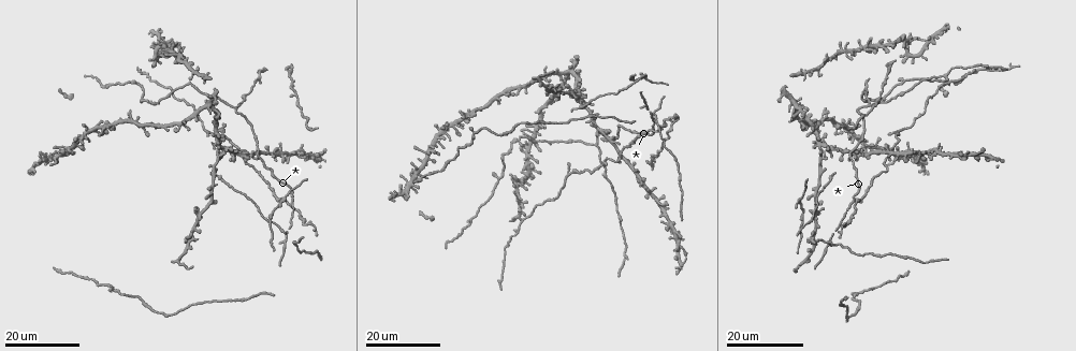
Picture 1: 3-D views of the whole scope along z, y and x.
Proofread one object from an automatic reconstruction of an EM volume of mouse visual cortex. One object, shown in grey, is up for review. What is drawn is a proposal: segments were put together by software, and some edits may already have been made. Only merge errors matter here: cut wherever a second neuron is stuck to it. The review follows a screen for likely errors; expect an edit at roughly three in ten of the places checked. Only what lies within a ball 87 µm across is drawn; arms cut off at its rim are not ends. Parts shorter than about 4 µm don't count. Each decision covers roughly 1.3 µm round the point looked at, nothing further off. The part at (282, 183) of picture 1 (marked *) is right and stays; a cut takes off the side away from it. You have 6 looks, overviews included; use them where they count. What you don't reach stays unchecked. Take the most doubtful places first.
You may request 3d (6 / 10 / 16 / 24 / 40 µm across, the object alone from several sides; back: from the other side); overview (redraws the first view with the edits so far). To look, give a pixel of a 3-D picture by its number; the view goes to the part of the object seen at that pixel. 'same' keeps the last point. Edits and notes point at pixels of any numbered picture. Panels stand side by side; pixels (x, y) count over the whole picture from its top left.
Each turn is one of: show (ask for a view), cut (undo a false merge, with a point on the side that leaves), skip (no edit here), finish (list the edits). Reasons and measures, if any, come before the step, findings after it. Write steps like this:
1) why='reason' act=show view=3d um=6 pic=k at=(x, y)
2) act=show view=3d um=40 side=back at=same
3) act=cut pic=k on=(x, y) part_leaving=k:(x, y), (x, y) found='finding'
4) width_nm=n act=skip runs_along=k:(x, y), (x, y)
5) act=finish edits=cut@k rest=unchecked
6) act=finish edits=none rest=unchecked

why='a fork' act=show view=3d um=24 pic=1 at=(854, 204)

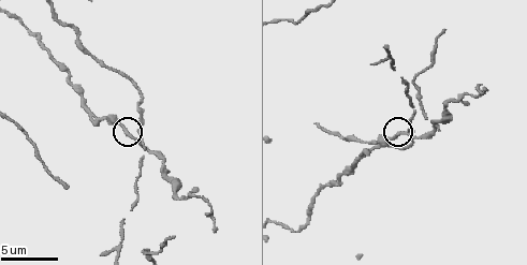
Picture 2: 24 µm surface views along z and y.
why='zoom in' act=show view=3d um=6 pic=2 at=(397, 133)

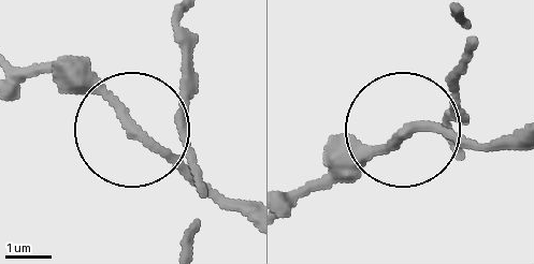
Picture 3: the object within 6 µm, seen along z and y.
side_arm_um=14 act=skip found='one neuron here'

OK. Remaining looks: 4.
why='calibre changes' act=show view=3d um=16 pic=1 at=(178, 260)

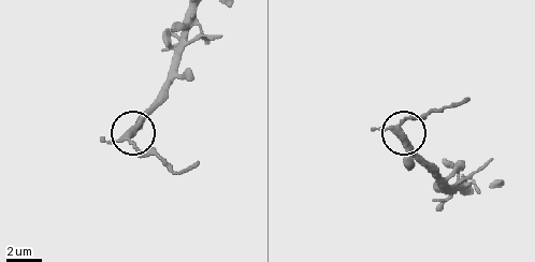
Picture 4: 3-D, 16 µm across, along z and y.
act=show view=3d um=6 pic=4 at=(129, 137)

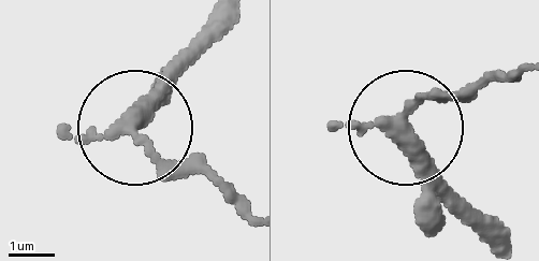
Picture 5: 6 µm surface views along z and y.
why='other side' act=show view=3d um=6 side=back pic=5 at=(406, 113)

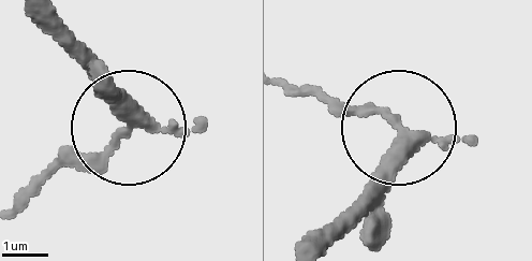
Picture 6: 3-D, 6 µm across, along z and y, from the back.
arms=3 act=skip runs_along=6:(316, 240), (394, 136), (385, 117), (320, 93) found='one neuron here'

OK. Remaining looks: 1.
why='branch point' act=show view=3d um=16 pic=2 at=(121, 242)

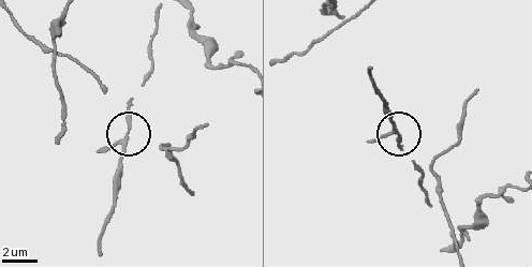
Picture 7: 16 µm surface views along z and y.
act=skip found='one neuron here'

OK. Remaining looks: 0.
act=finish edits=none rest=unchecked

